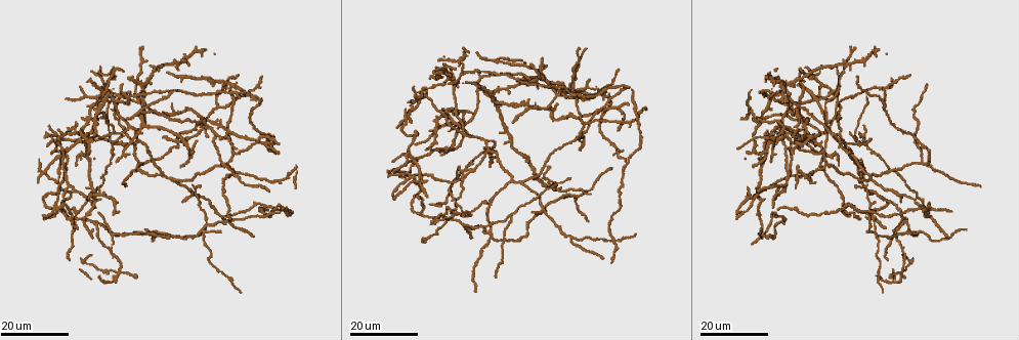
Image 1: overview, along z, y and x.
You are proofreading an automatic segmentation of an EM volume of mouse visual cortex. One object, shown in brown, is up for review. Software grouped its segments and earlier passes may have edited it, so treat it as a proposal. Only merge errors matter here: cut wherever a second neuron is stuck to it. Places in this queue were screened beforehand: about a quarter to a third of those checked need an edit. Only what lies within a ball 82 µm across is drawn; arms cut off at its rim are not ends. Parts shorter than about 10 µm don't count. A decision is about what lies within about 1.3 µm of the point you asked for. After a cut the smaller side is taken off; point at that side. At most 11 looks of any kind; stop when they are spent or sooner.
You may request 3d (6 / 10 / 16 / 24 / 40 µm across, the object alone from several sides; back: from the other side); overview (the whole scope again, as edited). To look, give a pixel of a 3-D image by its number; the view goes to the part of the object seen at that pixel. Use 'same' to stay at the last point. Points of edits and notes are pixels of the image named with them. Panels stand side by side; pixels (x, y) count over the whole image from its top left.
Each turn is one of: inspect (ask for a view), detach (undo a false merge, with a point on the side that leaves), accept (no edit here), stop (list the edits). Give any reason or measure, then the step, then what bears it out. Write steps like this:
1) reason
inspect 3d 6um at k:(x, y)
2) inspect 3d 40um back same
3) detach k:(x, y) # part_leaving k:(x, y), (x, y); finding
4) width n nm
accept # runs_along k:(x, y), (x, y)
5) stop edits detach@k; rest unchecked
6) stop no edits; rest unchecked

inspect 3d 24um at 1:(581, 123)

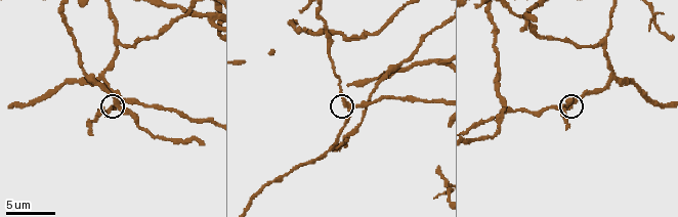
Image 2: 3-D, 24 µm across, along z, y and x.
inspect 3d 6um at 2:(350, 103)

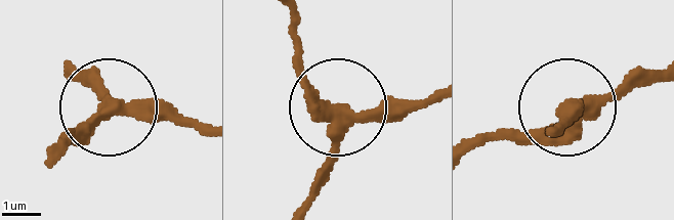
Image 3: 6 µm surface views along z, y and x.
side_arm 29 um
detach 3:(157, 119) # part_leaving 3:(110, 102), (65, 147); two neurons meet here

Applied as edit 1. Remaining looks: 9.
two arms in line, one across
inspect 3d 16um at 1:(551, 106)

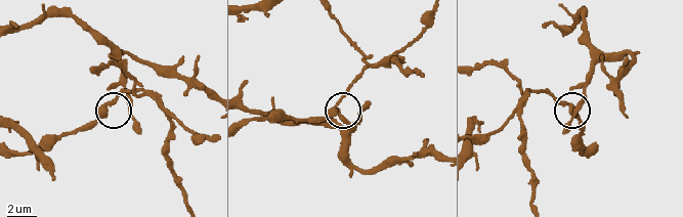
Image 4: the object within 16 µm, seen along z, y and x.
zoom in
inspect 3d 6um at 4:(567, 104)

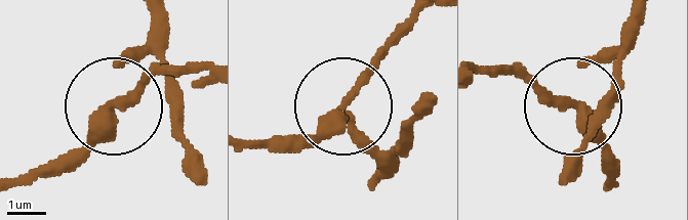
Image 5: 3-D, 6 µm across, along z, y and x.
accept # runs_along 5:(150, 15), (114, 103), (55, 169); one neuron here

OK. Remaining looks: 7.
inspect overview

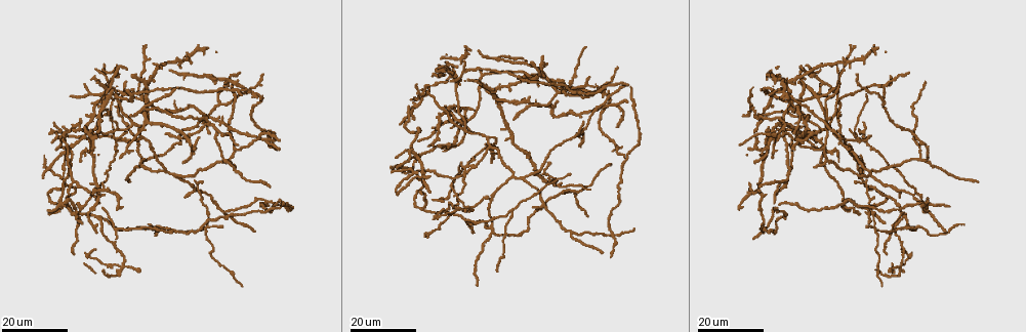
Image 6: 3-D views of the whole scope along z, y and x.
inspect 3d 16um at 6:(146, 121)

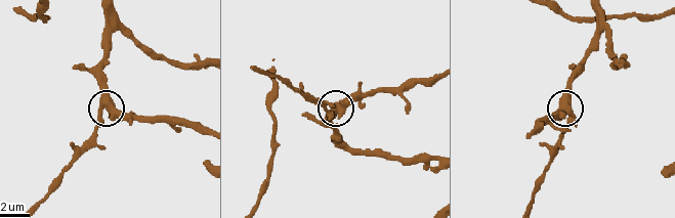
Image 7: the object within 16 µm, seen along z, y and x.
closer look
inspect 3d 6um at 7:(569, 112)

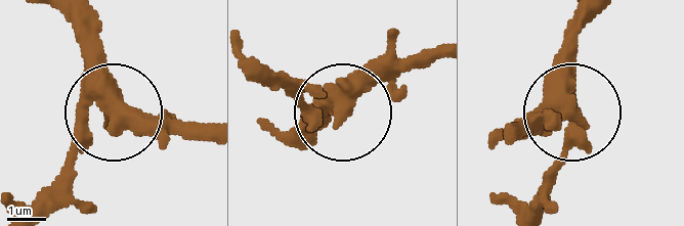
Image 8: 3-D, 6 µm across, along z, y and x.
side_arm 15 um
accept # continuous, no second neuron

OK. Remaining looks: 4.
three-way junction
inspect 3d 24um at 1:(489, 232)

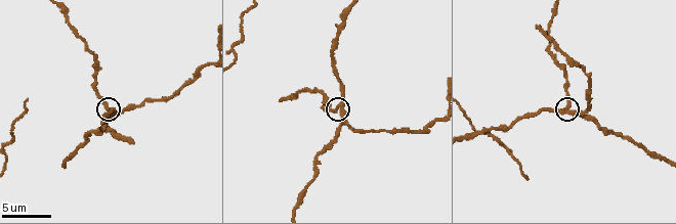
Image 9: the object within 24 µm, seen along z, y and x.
inspect 3d 6um at 9:(336, 109)

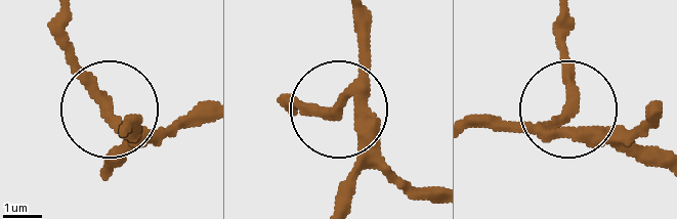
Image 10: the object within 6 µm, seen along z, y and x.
accept # runs_along 10:(129, 132), (57, 34); all the same neuron

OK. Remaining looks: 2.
inspect 3d 24um at 1:(418, 214)

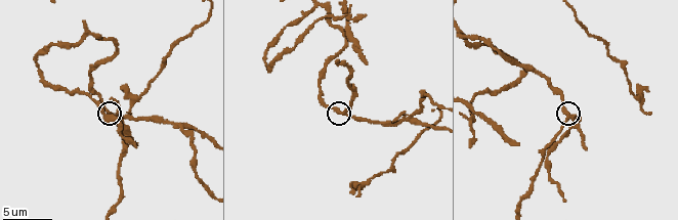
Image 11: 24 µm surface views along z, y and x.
inspect 3d 10um at 11:(346, 112)

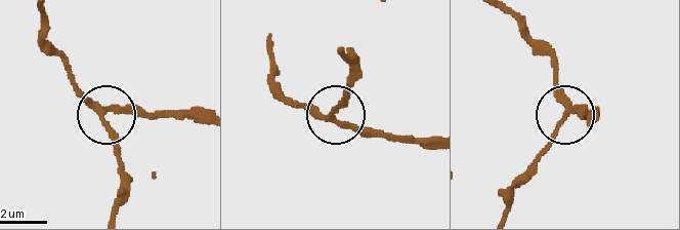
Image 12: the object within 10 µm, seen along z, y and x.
accept # runs_along 12:(271, 52), (278, 87), (295, 105), (331, 117), (348, 72); one neuron here

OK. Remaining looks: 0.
stop edits detach@3; rest unchecked

